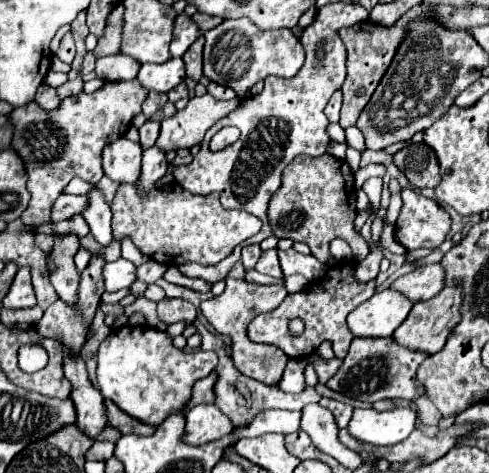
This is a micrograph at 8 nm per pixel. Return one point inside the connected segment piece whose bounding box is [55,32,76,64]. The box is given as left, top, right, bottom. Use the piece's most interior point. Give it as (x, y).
(66, 53)

